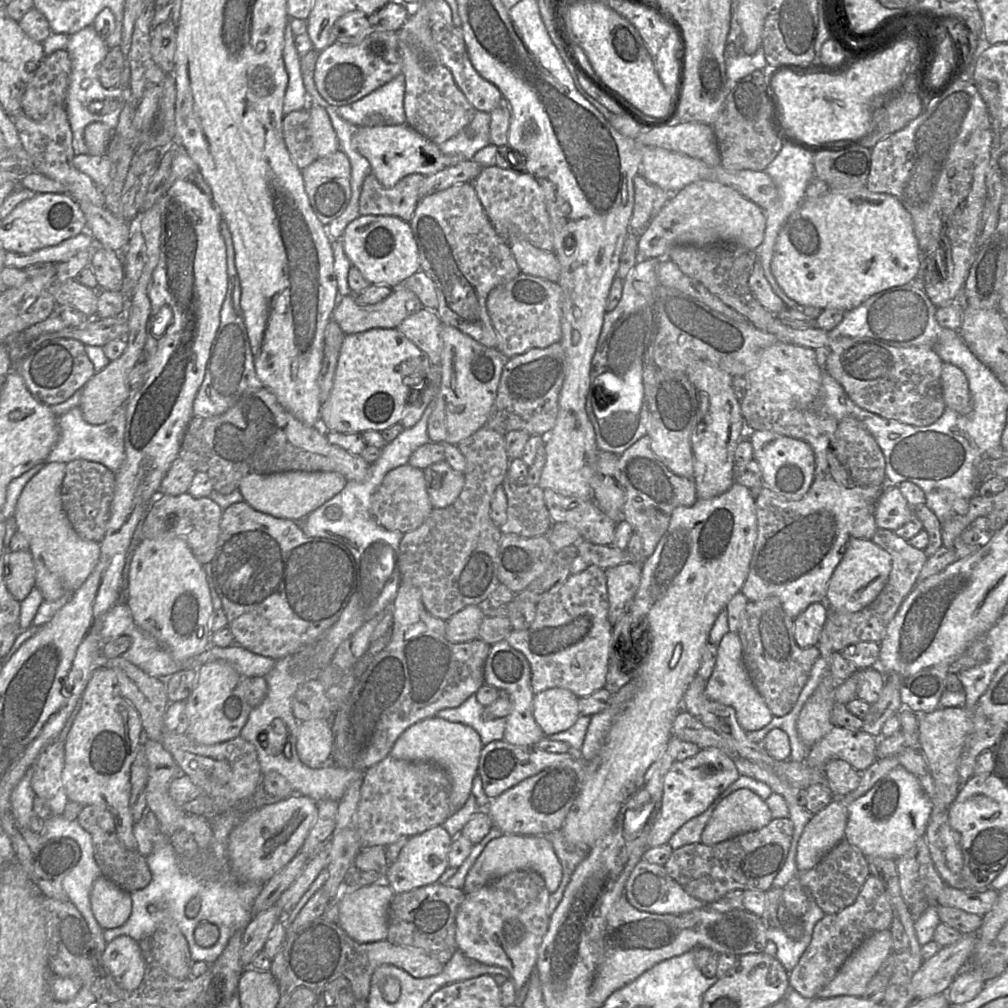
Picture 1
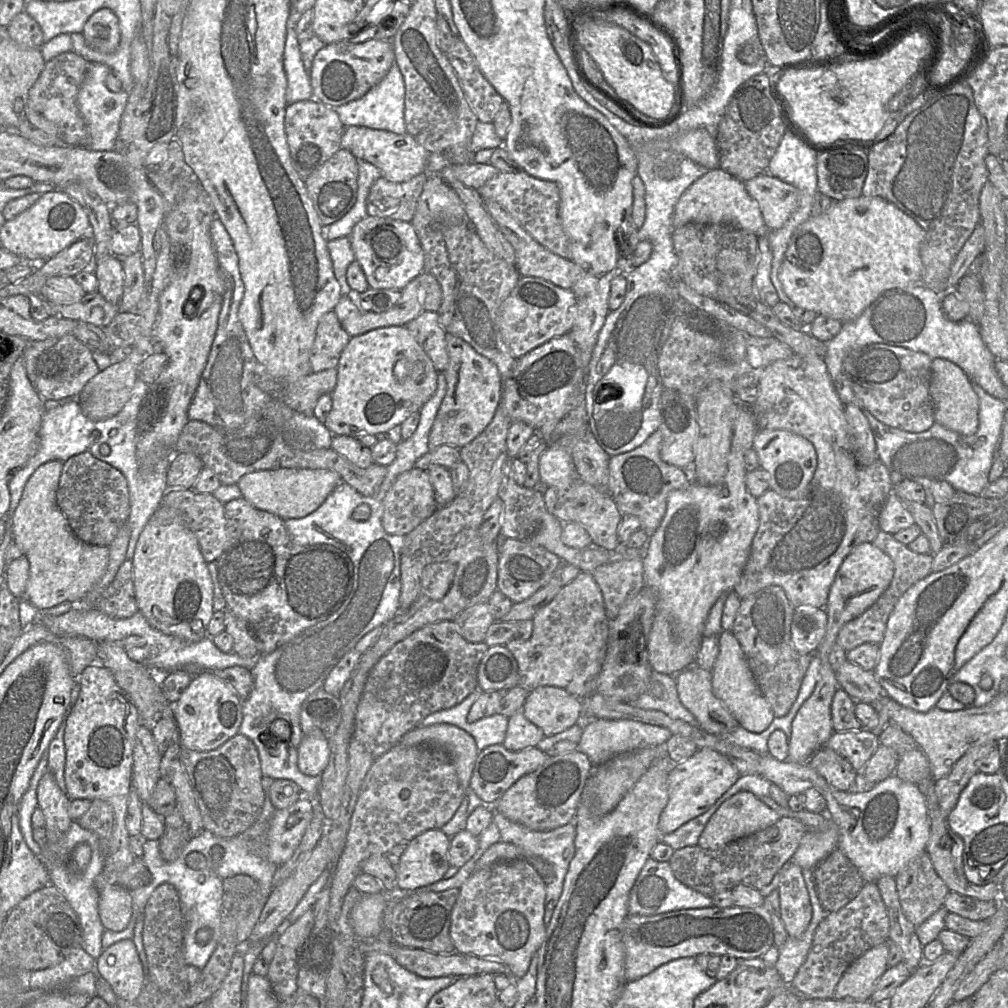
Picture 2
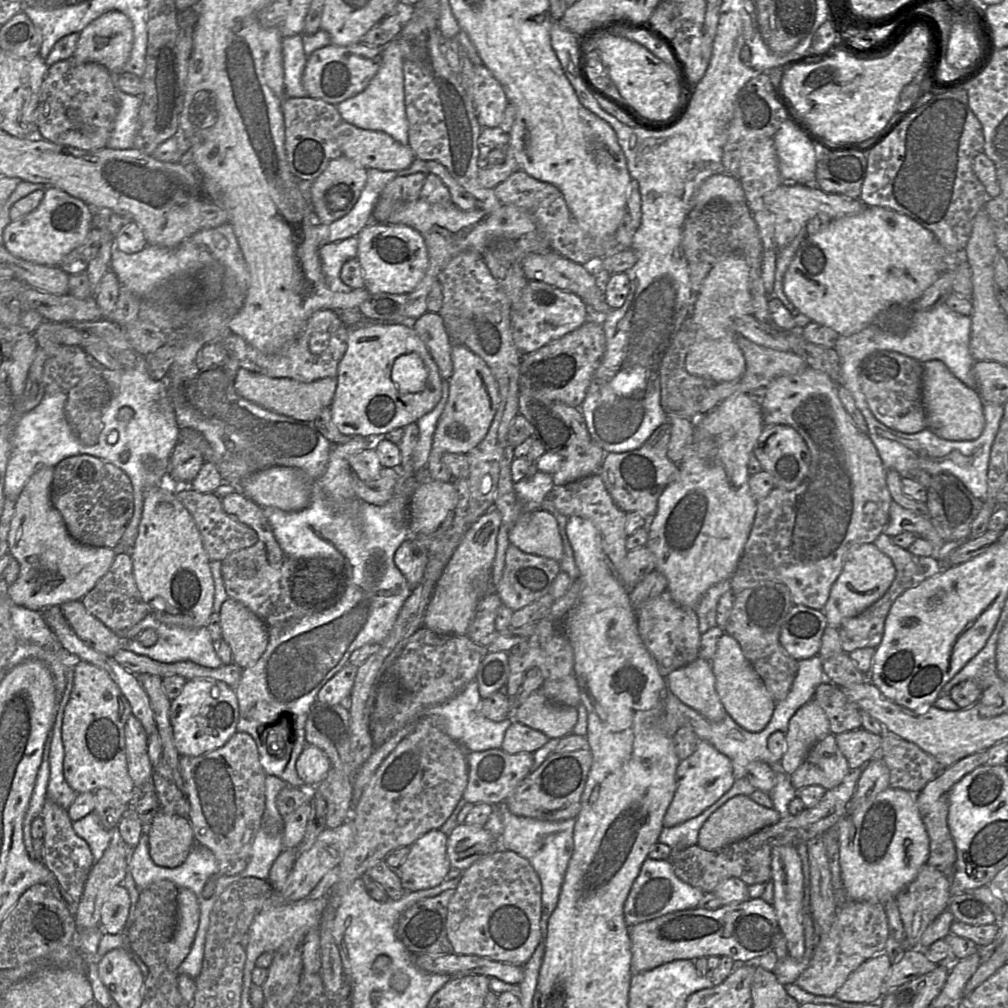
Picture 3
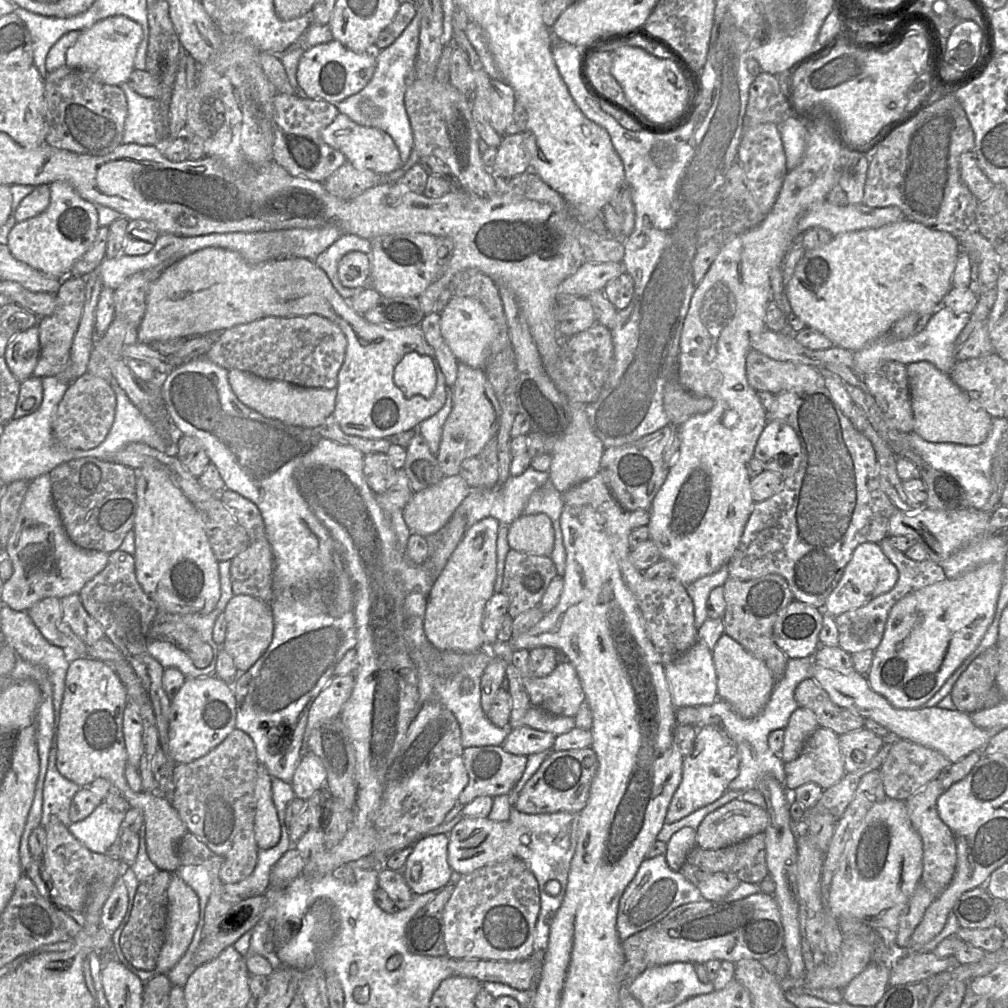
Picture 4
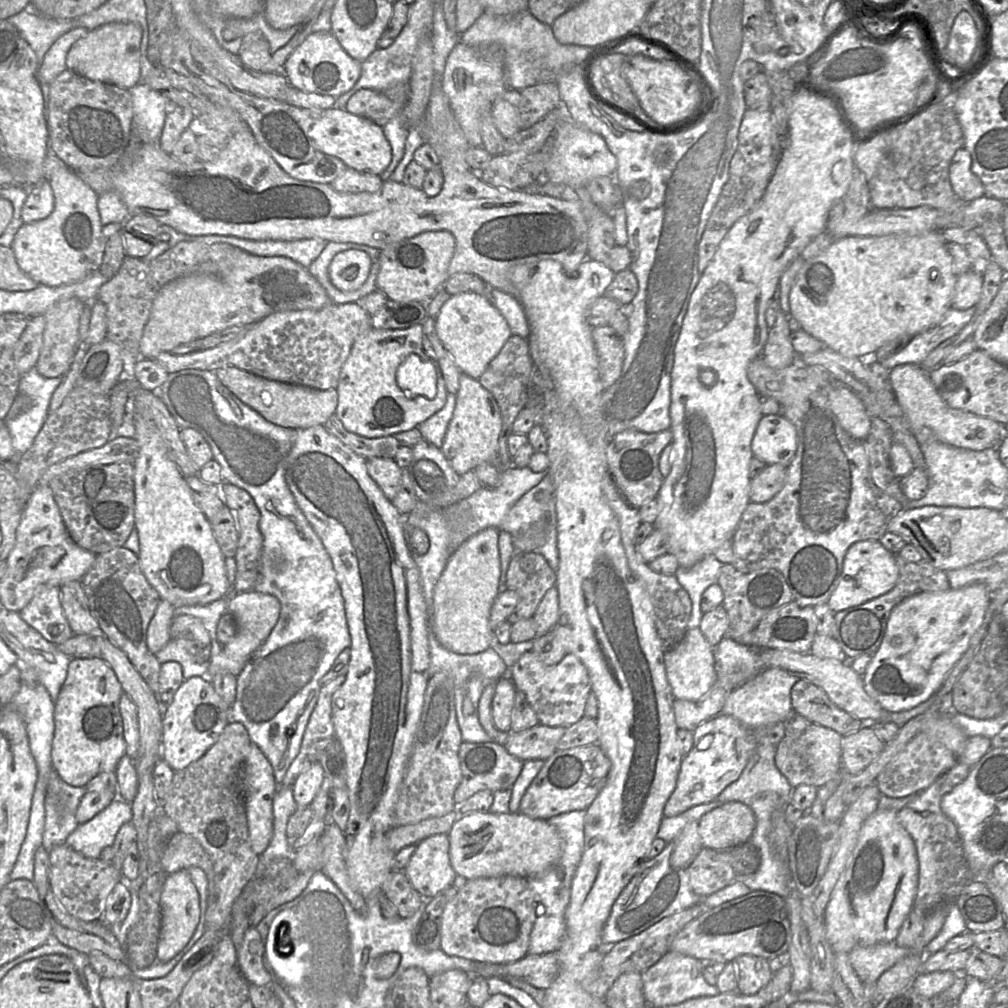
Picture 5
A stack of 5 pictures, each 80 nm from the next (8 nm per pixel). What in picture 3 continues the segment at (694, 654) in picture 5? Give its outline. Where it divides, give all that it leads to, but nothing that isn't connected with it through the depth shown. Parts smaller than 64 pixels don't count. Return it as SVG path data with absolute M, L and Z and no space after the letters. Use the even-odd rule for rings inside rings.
M697 657L691 663L673 670L665 679L667 688L681 702L706 719L719 722L728 714L716 692L710 661Z

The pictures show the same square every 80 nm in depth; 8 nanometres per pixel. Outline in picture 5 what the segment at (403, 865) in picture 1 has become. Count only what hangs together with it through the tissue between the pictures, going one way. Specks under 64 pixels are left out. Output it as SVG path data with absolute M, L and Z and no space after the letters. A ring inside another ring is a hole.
M448 834L430 836L416 845L404 869L414 889L430 899L453 886L456 873L449 858Z

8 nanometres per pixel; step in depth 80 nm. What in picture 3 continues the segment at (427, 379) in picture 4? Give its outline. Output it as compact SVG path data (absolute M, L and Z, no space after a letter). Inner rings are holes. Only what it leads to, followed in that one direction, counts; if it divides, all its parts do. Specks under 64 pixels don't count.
M417 353L399 356L392 366L392 381L402 393L420 392L425 387L427 377L427 368Z

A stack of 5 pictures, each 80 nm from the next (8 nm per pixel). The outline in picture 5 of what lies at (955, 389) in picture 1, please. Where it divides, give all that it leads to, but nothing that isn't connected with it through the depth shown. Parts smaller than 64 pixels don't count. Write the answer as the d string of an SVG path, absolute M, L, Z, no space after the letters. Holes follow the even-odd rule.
M903 364L890 372L889 382L912 429L930 428L941 443L982 451L997 445L1004 437L1004 425L987 417L949 407L933 385L929 370L918 364Z

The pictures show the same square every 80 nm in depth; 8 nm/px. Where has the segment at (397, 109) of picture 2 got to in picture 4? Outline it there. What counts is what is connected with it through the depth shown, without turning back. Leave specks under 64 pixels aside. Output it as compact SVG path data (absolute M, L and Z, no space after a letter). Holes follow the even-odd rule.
M415 15L402 34L387 48L376 51L376 69L367 86L359 93L335 104L340 113L347 115L359 125L383 130L397 145L401 161L406 163L414 147L413 129L405 106L405 94L409 80L414 76L415 60L418 53L420 16ZM361 103L371 103L375 108L373 115L361 111Z

